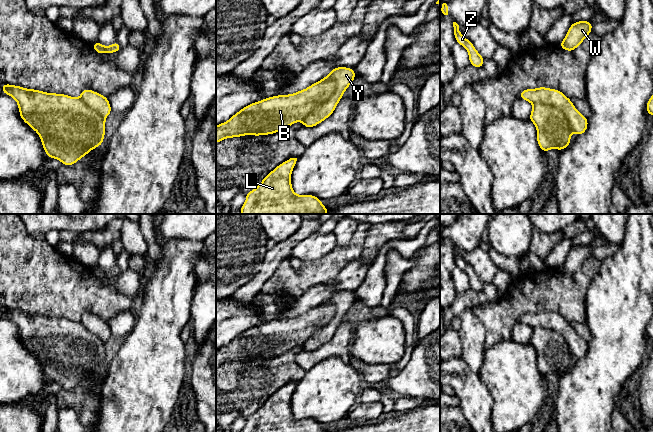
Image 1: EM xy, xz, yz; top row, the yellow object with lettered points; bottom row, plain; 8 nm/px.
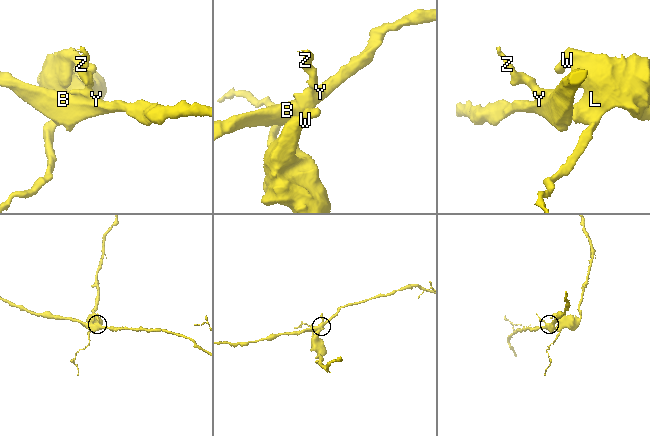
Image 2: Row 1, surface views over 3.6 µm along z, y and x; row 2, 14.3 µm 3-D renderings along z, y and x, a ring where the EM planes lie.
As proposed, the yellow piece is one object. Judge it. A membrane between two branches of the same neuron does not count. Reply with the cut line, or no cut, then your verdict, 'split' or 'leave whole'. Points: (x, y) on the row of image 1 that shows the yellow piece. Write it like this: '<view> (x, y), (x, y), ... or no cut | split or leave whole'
xz (328, 76), (334, 85), (333, 94), (315, 107), (303, 121) | split

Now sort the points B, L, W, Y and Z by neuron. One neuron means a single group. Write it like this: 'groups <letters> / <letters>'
groups B / L W Y Z

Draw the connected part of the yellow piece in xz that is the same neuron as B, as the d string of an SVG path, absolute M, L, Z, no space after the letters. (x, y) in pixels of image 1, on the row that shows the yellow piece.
M324 77L308 88L249 104L227 122L216 126L216 143L244 135L263 136L284 130L327 102L335 91L333 81Z

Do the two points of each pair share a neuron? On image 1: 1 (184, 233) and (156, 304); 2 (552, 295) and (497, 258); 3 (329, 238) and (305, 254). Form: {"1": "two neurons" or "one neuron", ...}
{"1": "two neurons", "2": "two neurons", "3": "one neuron"}

